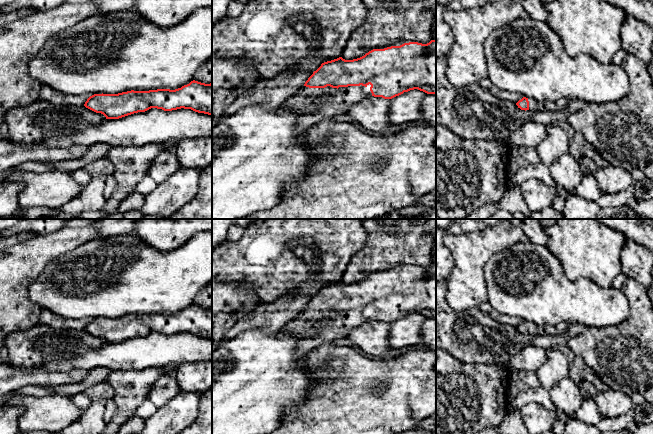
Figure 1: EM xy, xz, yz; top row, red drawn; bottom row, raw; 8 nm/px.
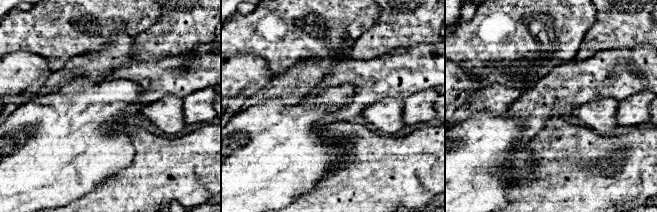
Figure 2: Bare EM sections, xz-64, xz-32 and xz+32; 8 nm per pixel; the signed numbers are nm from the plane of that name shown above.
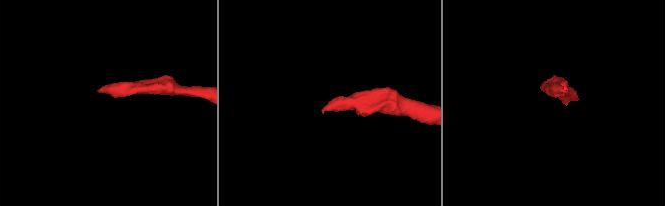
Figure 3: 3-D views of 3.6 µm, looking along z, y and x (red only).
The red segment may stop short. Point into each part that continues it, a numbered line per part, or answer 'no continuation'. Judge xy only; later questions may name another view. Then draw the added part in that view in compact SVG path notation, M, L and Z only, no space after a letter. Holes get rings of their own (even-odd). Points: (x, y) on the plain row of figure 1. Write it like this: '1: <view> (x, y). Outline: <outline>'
no continuation

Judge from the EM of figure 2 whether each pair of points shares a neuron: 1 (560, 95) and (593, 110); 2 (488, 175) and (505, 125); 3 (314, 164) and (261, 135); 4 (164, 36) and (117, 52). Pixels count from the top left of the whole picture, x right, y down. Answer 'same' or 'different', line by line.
1: different
2: same
3: same
4: different

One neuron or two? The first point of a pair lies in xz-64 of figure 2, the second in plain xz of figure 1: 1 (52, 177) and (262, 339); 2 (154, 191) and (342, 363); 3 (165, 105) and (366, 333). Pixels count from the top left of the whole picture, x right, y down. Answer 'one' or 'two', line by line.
1: one
2: one
3: one

